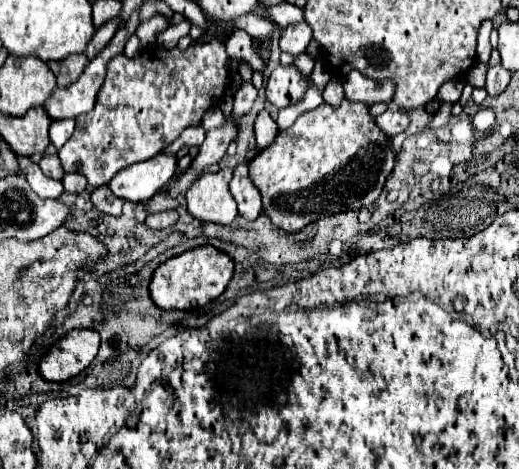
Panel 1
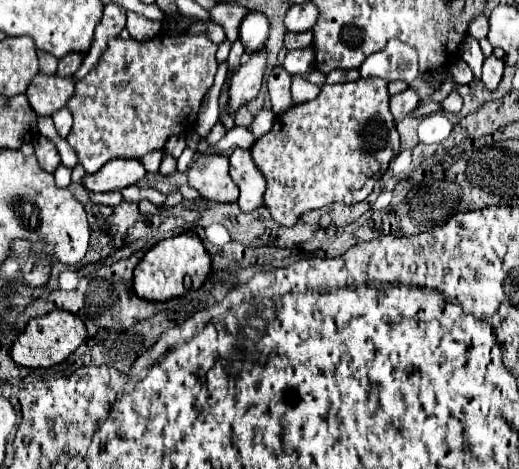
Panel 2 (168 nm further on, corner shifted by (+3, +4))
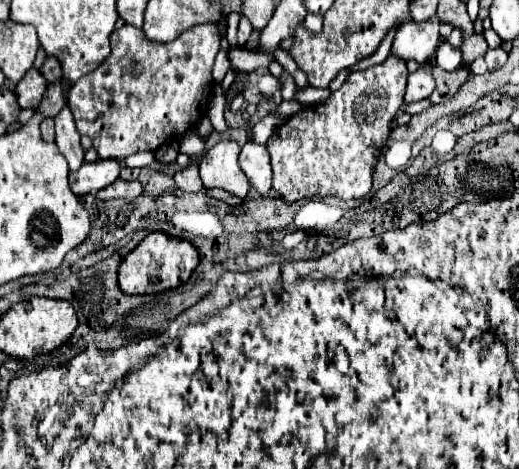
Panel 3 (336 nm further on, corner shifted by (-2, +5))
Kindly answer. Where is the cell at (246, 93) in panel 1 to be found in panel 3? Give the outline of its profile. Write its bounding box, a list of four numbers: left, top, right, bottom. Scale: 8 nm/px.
[238,15,252,43]

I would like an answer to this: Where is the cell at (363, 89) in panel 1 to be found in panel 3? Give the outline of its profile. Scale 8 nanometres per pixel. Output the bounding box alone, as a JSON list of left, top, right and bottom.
[392,15,440,65]

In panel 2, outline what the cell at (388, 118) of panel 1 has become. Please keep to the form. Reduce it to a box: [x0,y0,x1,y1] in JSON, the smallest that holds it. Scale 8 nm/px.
[389,88,419,120]

